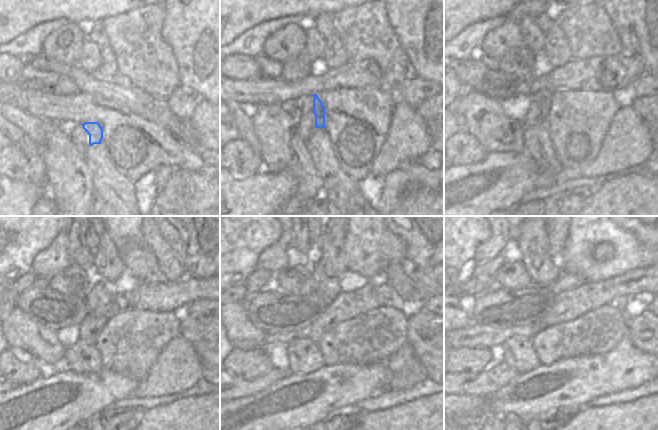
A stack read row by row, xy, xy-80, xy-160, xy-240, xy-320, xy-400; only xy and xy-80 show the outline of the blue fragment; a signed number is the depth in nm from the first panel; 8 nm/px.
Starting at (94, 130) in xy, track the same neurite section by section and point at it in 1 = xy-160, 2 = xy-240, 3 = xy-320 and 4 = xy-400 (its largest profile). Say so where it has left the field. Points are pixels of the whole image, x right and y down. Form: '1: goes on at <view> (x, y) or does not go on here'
1: goes on at xy-160 (543, 97)
2: goes on at xy-240 (99, 297)
3: goes on at xy-320 (327, 288)
4: goes on at xy-400 (534, 248)

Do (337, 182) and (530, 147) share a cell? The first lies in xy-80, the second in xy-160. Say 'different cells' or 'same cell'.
same cell

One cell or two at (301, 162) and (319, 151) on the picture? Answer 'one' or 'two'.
two

